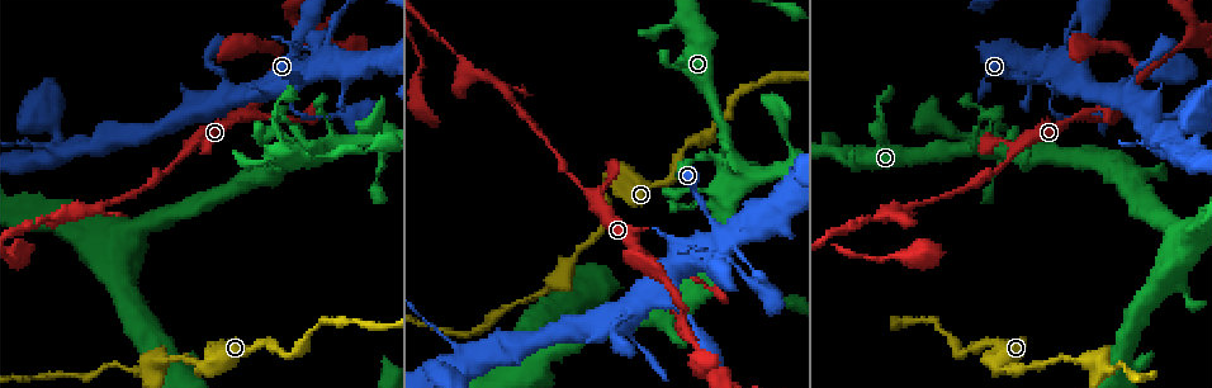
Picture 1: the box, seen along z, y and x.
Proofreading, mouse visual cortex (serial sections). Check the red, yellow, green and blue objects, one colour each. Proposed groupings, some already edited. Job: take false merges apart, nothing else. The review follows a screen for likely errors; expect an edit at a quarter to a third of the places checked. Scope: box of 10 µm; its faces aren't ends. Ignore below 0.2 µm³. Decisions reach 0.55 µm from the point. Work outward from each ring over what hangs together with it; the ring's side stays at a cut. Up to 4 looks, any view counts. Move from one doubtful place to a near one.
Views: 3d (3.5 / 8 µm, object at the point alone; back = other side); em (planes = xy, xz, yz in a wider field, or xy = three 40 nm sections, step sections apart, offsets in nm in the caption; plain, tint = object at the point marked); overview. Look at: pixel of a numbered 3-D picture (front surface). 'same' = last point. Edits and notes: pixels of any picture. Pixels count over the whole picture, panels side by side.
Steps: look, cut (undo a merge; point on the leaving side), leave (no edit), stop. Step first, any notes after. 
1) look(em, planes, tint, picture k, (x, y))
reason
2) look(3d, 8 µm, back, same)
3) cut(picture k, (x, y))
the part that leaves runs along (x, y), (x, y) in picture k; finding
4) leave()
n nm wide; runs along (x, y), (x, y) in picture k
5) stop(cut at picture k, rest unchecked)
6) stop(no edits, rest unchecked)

look(3d, 3.5 µm, picture 1, (1001, 370))
sharp bend

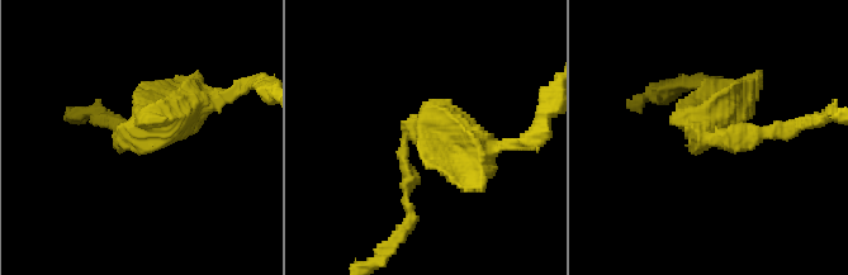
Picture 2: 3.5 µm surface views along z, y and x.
look(em, xy, step 5, tint, picture 2, (407, 135))
arms of 150, 400 nm; need the tissue

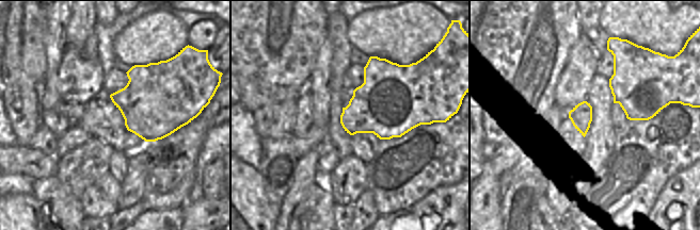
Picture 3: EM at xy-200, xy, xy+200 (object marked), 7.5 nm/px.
leave()
runs along (478, 155), (451, 132), (404, 138), (408, 217) in picture 2; one cell here

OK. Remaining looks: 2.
look(3d, 8 µm, back, picture 1, (1193, 37))
sharp bend

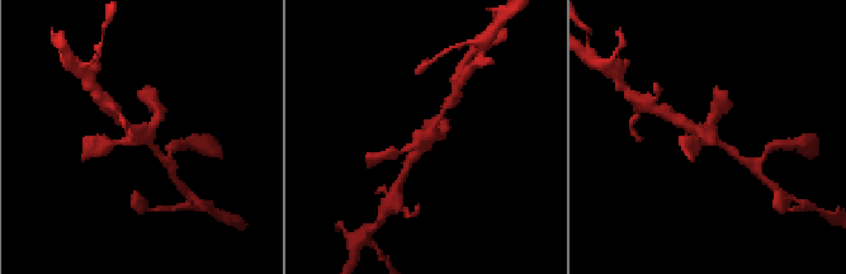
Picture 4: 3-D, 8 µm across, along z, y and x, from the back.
look(3d, 3.5 µm, same)
closer look

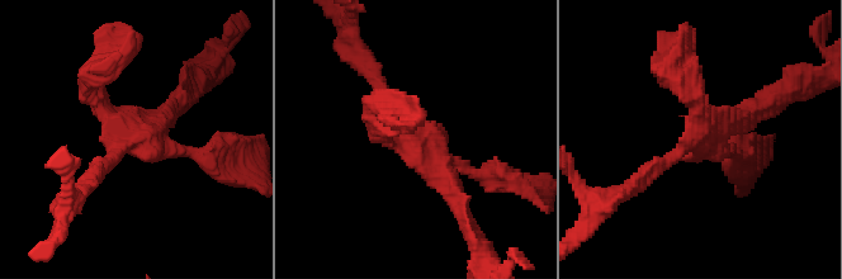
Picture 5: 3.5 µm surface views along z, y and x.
leave()
arms of 200, 200, 200, 300 nm; one cell here

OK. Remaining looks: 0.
stop(no edits, rest unchecked)

